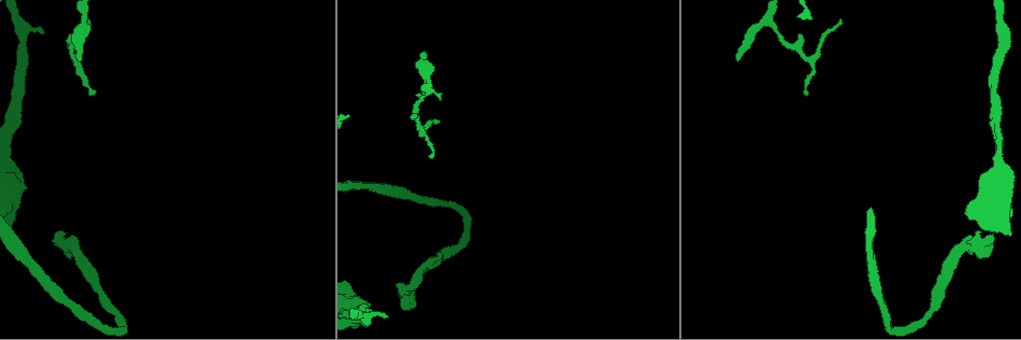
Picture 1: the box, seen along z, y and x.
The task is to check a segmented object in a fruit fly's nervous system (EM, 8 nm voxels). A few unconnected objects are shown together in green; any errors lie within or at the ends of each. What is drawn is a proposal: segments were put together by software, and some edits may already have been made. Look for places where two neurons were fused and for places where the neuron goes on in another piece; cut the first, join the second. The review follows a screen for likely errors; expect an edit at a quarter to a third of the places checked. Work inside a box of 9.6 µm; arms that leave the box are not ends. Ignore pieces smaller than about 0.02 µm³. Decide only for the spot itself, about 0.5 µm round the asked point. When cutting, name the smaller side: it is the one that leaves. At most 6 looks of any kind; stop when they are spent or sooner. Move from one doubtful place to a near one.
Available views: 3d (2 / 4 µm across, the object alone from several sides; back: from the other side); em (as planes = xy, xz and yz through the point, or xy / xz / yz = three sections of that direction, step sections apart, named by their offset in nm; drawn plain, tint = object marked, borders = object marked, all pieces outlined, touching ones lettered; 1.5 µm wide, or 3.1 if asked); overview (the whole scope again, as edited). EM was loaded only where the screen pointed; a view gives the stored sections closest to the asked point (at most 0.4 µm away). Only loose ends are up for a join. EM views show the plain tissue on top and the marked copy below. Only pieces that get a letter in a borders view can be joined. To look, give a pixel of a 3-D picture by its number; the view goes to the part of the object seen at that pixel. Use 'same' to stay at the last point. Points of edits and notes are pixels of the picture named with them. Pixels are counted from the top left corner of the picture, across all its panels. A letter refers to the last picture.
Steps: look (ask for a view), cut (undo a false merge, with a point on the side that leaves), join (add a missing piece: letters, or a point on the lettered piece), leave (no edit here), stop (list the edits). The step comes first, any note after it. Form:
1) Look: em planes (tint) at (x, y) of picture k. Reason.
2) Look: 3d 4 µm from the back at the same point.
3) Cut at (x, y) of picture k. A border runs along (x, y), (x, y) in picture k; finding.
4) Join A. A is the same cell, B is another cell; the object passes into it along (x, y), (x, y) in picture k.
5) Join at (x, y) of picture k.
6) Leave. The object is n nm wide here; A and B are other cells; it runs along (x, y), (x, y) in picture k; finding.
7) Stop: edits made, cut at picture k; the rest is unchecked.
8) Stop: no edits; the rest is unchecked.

Look: em planes (borders) at (42, 34) of picture 1. An open end.

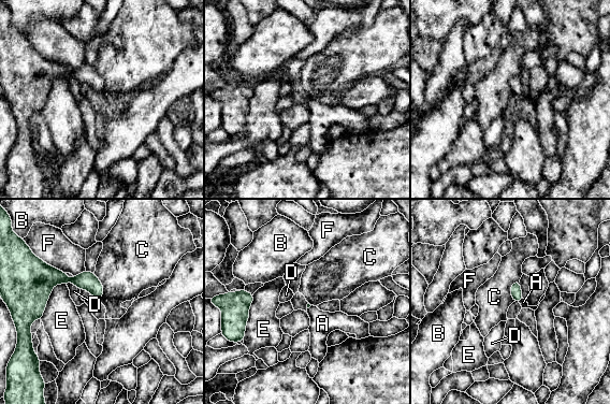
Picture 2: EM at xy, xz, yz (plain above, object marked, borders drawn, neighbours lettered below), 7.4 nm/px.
Join A. A is the same cell, B, C, D, E and F are other cells; the object passes into it along (516, 288), (521, 299), (523, 302) in picture 2; the neuron continues.

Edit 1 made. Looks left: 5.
Look: em xz step 4 (borders) at (842, 19) of picture 1. Thin end.

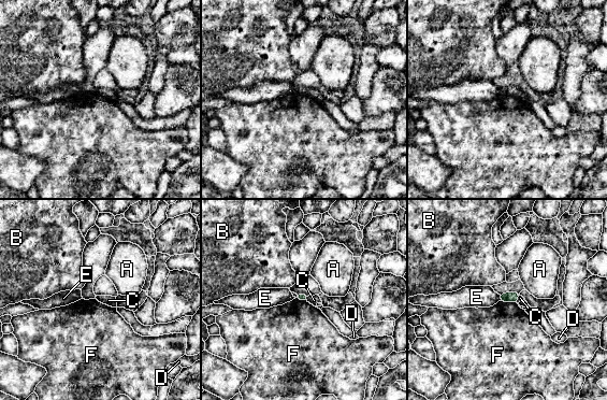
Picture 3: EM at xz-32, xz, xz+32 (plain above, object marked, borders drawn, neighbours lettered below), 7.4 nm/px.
Look: em yz step 4 (borders) at the same point.

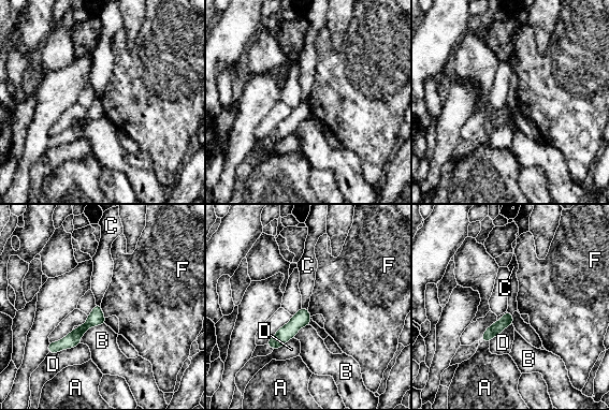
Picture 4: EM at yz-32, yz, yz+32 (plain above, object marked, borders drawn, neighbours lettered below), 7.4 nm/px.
Leave. A, B, C, D and F are other cells; it runs along (98, 307), (68, 342), (53, 348) in picture 4; no lettered piece goes on from it.

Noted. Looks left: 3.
Look: em xy step 4 (borders) at (424, 51) of picture 1. An open end.

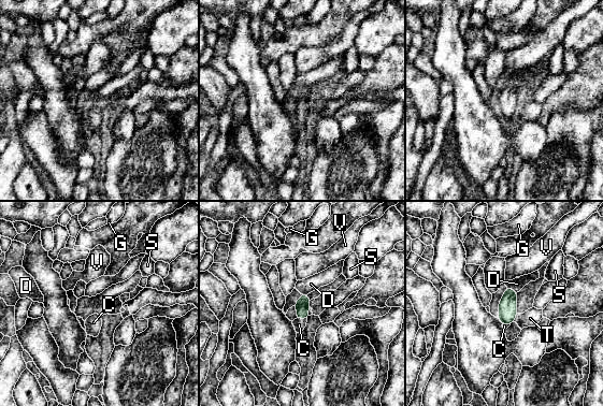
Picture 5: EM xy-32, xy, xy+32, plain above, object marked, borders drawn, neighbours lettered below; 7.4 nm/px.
Look: em planes (borders) at the same point. Cut it another way.

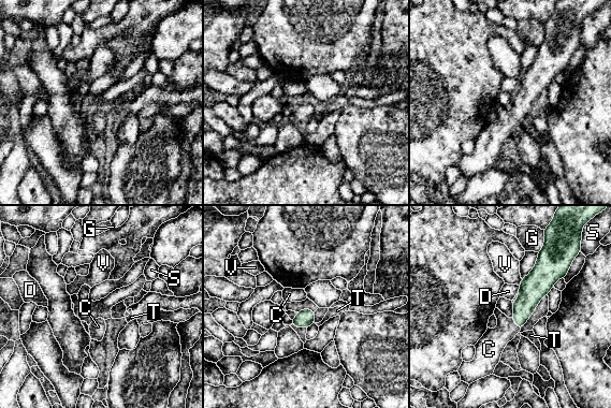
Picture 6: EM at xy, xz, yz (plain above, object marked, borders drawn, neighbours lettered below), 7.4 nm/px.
Join C. The object is 140 nm wide here; C is the same cell, D, G, S, T and V are other cells; the object passes into it along (529, 294), (515, 323), (491, 346) in picture 6; it goes on there.

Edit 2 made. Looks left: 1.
Stop: edits made, join at picture 2, join at picture 6; the rest is unchecked.

